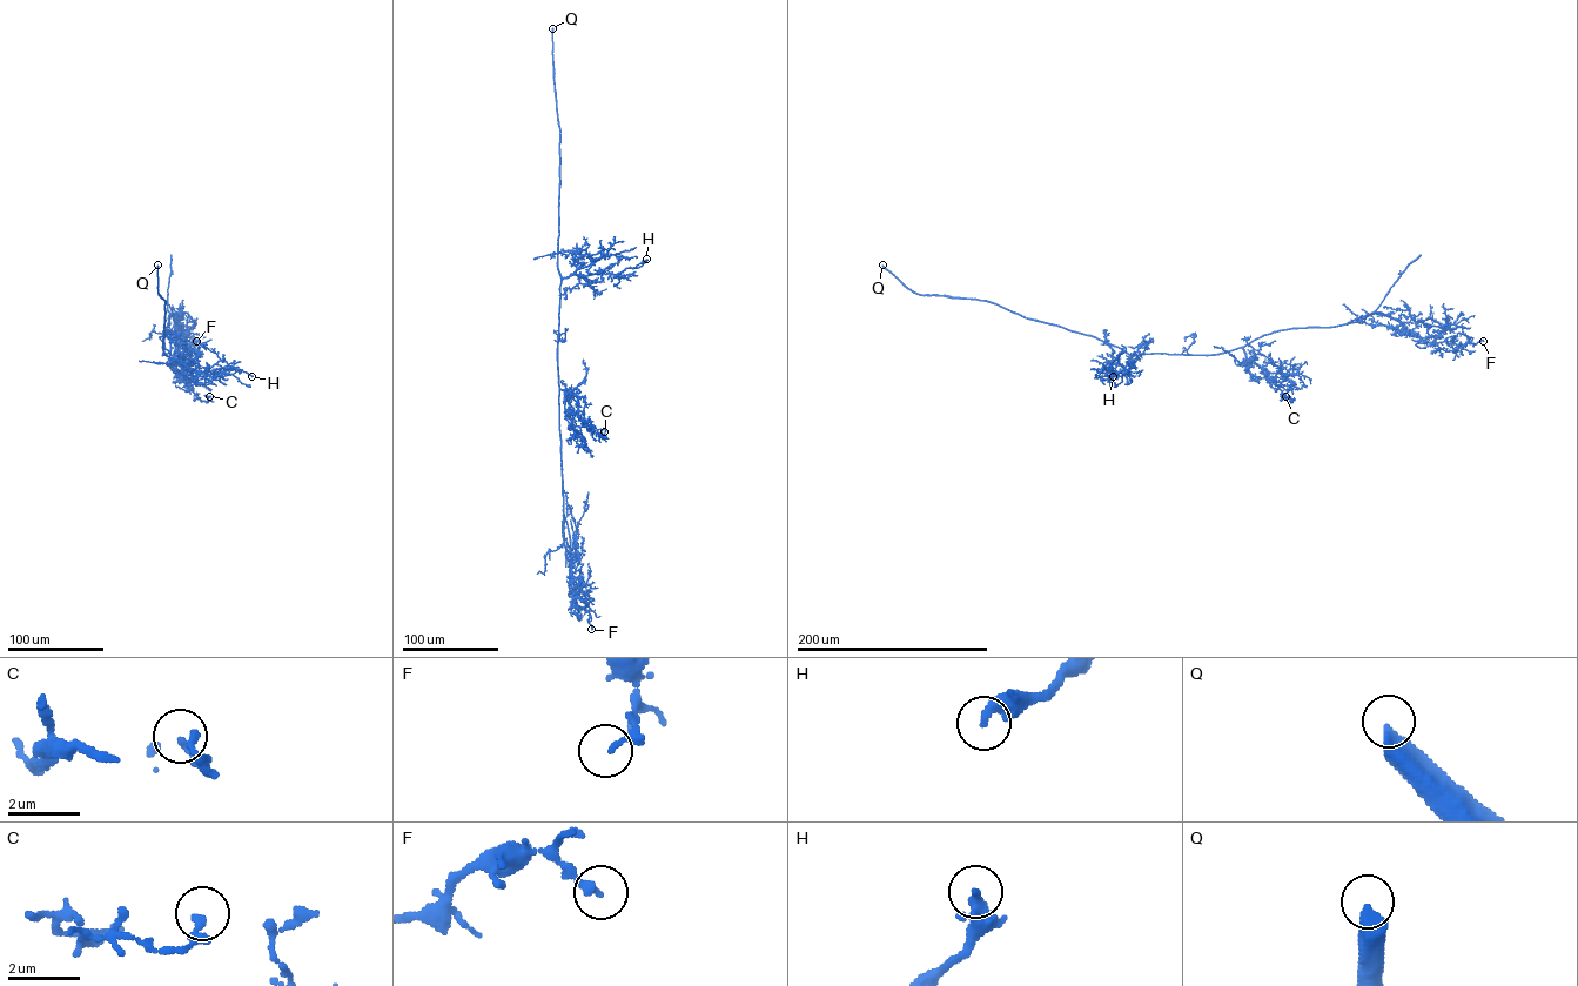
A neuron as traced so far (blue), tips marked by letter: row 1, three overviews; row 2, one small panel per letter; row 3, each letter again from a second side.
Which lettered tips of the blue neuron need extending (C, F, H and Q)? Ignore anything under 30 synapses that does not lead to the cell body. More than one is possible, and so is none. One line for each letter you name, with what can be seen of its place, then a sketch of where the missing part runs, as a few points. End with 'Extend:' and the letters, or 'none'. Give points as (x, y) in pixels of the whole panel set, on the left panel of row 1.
Q: (158, 265) | (158, 265), (175, 172), (212, 131), (214, 105), (255, 100), (269, 84), (282, 58), (276, 5), (289, 2)
Extend: Q

